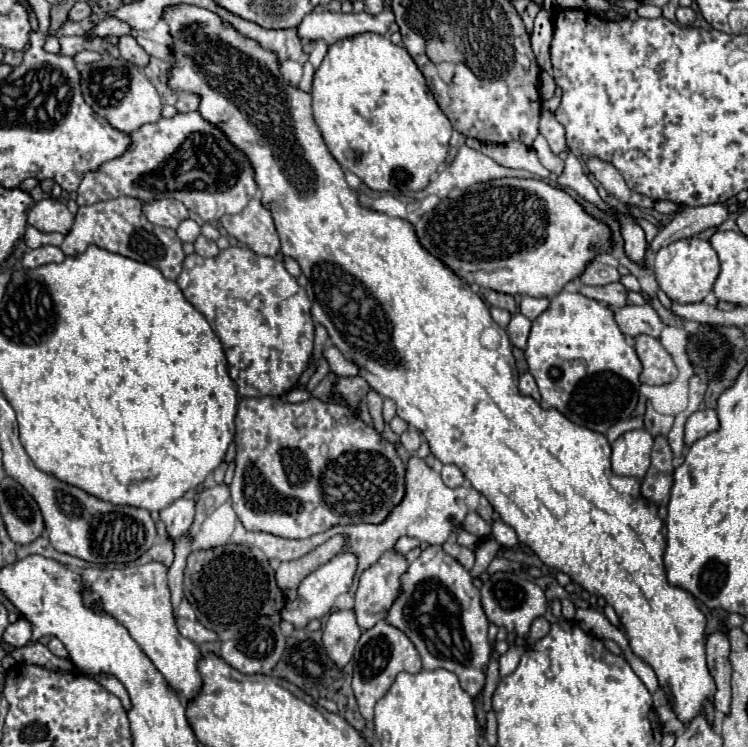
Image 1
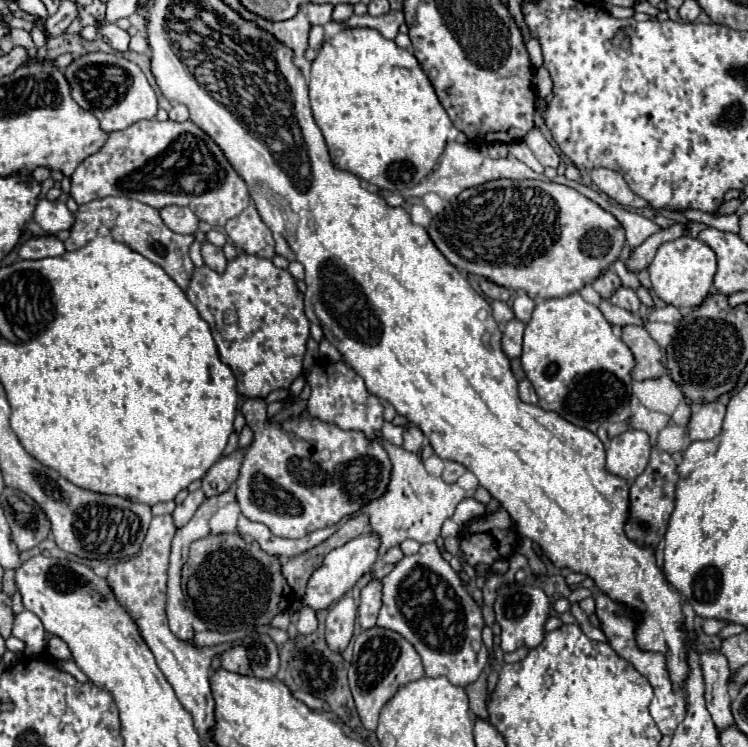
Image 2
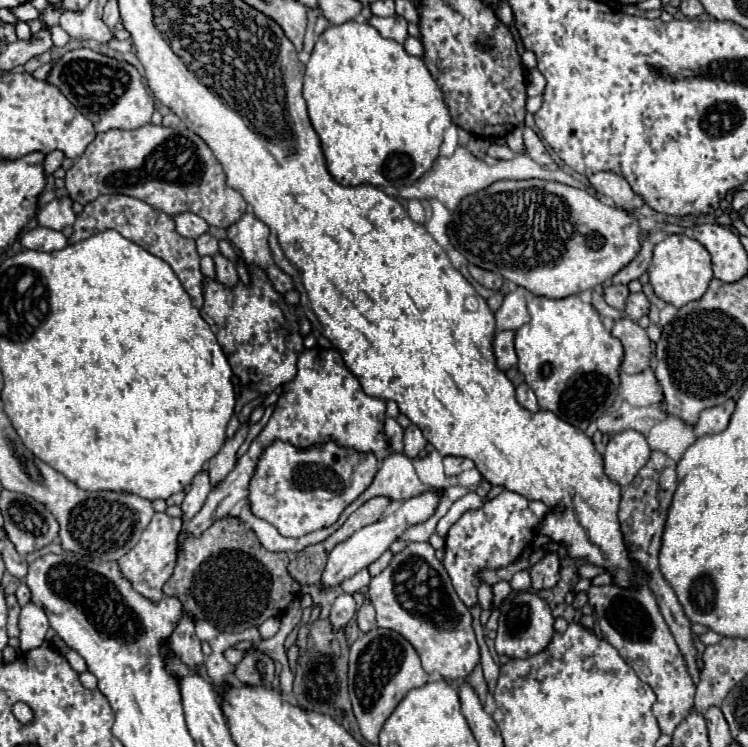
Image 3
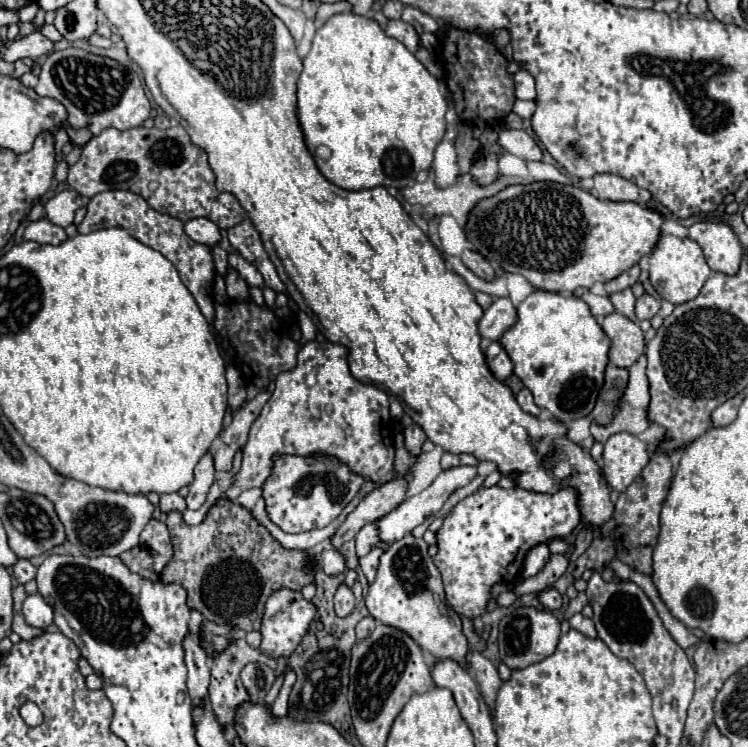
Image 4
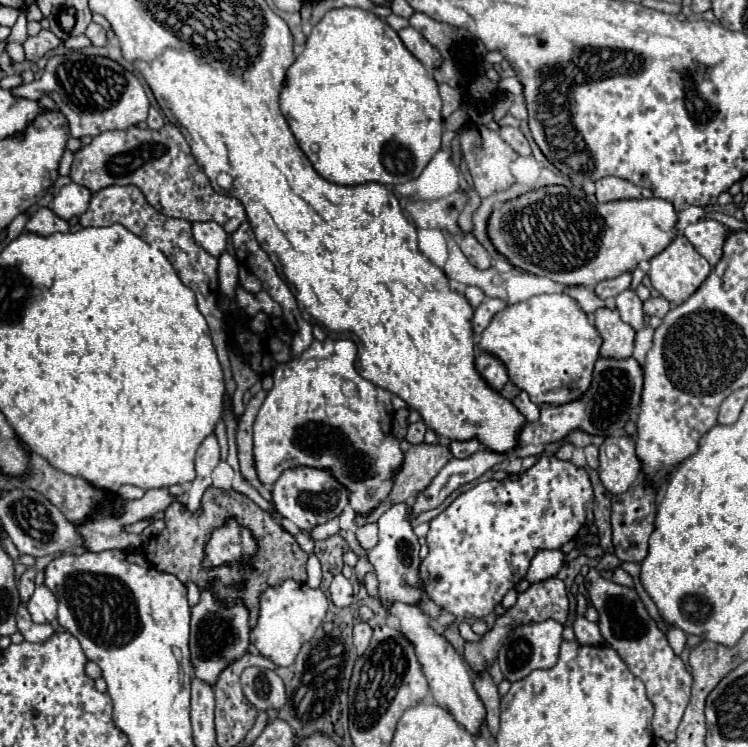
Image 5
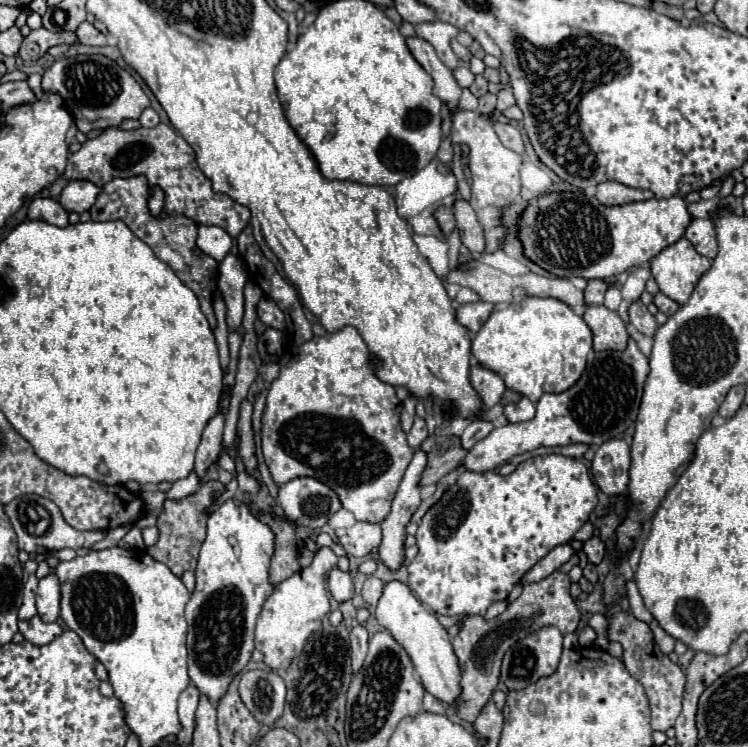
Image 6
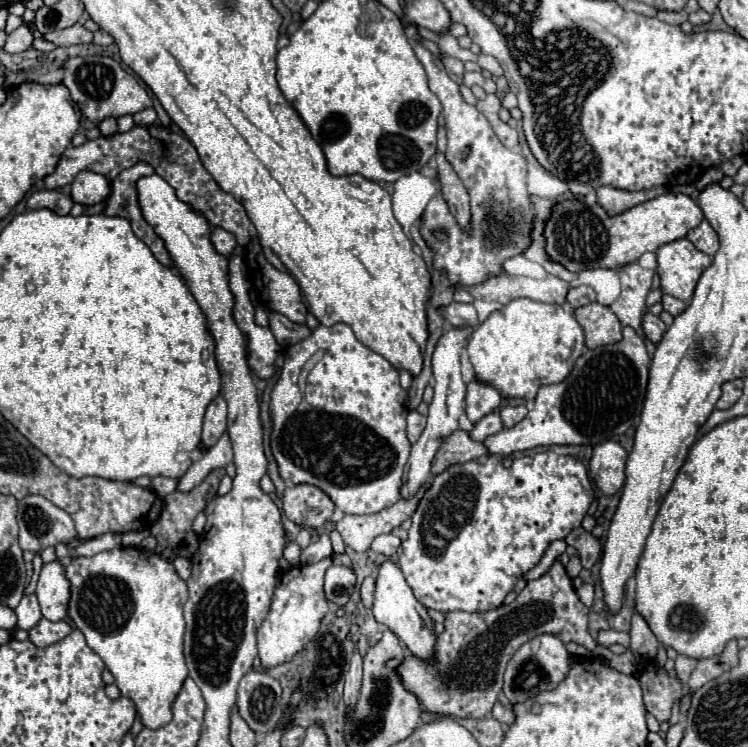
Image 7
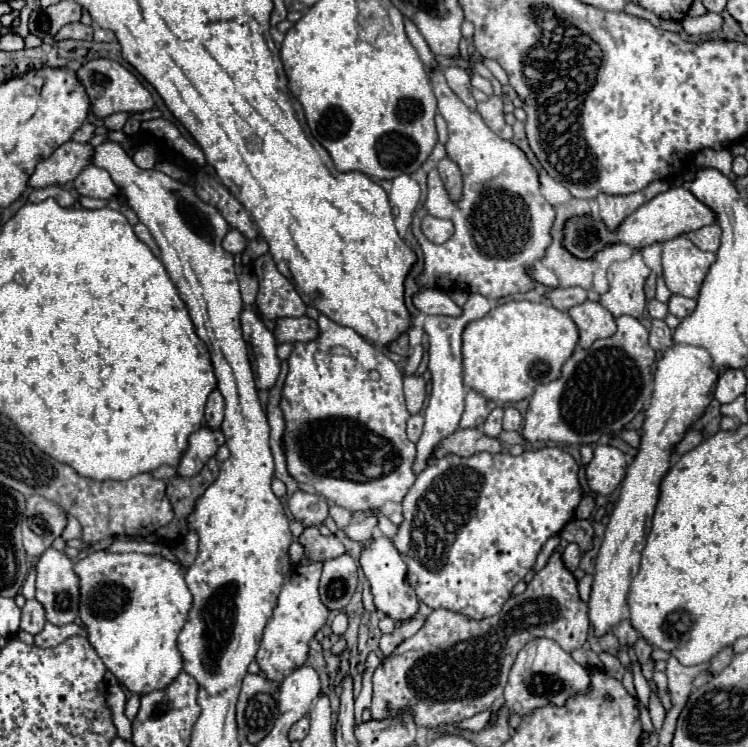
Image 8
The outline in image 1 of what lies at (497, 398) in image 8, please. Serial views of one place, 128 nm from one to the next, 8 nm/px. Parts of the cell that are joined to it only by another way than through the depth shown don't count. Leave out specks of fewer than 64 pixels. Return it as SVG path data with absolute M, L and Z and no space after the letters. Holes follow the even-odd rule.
M566 290L552 296L550 308L532 322L524 354L540 388L542 408L556 408L574 424L600 434L634 414L642 366L634 348L626 344L614 312L598 300Z

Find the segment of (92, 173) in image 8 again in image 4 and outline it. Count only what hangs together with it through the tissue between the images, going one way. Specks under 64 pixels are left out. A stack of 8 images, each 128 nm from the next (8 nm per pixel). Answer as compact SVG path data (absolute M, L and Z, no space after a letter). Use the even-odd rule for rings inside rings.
M62 190L60 194L46 202L46 218L56 226L66 228L74 222L74 212L82 204L84 204L82 198L74 190Z

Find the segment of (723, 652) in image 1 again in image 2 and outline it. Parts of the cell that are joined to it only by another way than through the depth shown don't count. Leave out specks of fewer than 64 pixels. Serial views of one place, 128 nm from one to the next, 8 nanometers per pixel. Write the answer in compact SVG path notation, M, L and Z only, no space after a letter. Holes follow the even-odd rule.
M710 650L700 654L700 666L704 672L704 684L706 684L706 706L712 714L712 720L718 730L728 728L732 720L732 698L728 694L728 680L730 680L730 666L722 652Z

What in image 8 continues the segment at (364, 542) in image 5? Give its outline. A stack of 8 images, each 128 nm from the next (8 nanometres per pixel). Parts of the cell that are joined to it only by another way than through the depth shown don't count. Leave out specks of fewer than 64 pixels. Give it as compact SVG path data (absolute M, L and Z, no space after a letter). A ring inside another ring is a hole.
M320 314L320 318L318 318L318 338L310 340L310 342L296 342L294 344L294 350L292 350L292 354L288 358L288 376L286 376L286 382L284 382L284 388L282 388L282 398L280 398L280 410L282 410L284 422L286 422L282 446L284 446L284 454L286 454L288 474L296 482L314 488L326 500L332 500L334 504L338 504L338 506L342 506L346 510L352 510L352 512L370 510L370 508L382 508L386 502L402 502L404 496L408 494L410 486L416 480L416 476L412 472L412 462L414 462L414 456L416 456L416 444L406 438L406 420L408 420L410 412L406 410L406 402L404 402L402 378L404 378L402 372L396 368L396 364L380 348L376 348L370 342L366 342L352 328L340 326L340 324L332 322L332 320L328 320L324 314Z

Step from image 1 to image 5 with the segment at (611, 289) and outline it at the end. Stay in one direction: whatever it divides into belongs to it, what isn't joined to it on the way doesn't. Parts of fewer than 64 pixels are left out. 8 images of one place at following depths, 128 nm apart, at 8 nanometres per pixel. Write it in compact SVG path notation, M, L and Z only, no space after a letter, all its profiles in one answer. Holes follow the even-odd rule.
M658 296L658 298L648 298L648 300L644 302L644 314L646 314L646 316L664 318L668 310L670 310L670 304L668 304L668 300L664 300L662 296Z

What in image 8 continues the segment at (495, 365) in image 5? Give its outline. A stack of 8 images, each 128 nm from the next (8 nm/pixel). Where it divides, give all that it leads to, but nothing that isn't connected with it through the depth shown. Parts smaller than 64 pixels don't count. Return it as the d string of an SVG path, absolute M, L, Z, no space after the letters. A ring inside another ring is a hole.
M468 390L460 428L480 428L480 424L484 424L486 416L488 416L488 412L492 412L492 408L496 408L496 404L492 400L484 398L476 390Z

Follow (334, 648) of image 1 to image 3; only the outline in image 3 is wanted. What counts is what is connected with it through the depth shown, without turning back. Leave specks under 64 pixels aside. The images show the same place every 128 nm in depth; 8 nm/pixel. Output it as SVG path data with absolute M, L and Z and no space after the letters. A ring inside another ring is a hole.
M340 594L336 598L336 602L332 604L330 610L330 622L332 622L332 630L344 630L346 624L352 620L352 616L356 614L356 602L352 598L352 594Z

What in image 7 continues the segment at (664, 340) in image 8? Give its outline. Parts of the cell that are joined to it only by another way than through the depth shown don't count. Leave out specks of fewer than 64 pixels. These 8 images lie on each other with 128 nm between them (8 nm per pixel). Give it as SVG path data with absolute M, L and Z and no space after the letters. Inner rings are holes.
M644 310L644 314L642 314L642 330L644 330L644 336L650 342L658 344L662 334L666 332L666 324L658 316L654 316L650 310Z

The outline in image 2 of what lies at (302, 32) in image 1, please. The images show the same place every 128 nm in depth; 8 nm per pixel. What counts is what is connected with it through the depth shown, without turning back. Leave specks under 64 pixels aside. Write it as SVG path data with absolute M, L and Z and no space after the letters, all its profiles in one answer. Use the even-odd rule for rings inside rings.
M390 10L390 12L386 12L384 16L370 16L370 14L356 16L356 14L352 14L352 16L344 22L344 26L346 26L346 28L374 28L374 30L378 30L384 38L394 40L402 22L404 22L404 14L402 14L400 10Z

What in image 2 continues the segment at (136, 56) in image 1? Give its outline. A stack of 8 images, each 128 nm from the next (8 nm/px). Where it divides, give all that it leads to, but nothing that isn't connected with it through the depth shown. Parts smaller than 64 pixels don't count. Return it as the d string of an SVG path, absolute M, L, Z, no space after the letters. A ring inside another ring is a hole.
M100 24L98 26L102 32L102 40L112 46L116 52L128 52L128 44L130 44L130 34L120 30L116 24Z

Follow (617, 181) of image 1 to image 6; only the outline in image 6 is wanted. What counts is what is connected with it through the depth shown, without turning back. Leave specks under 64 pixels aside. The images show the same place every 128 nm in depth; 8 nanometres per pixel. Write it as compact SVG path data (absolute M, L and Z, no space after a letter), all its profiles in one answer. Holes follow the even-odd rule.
M602 182L598 184L596 198L606 204L606 206L616 206L616 204L628 204L628 202L638 202L654 197L649 190L630 188L620 182Z

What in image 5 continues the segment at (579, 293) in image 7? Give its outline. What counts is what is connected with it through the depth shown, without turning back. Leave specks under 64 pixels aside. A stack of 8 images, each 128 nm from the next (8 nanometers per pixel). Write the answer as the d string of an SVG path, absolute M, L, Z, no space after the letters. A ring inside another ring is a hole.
M626 272L626 274L622 274L622 276L618 276L618 278L600 282L594 292L596 292L600 298L614 298L614 296L618 296L620 292L628 290L628 288L630 288L630 282L632 282L632 276L630 276L630 272Z

